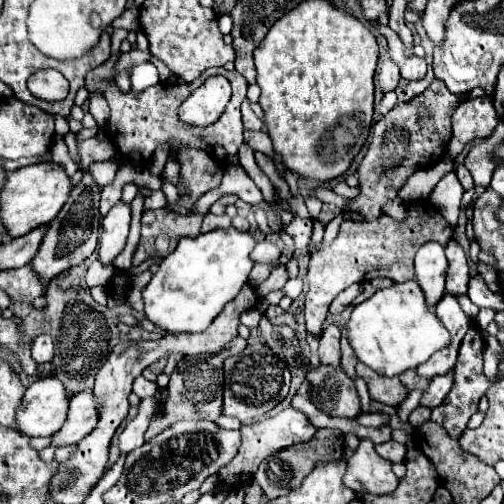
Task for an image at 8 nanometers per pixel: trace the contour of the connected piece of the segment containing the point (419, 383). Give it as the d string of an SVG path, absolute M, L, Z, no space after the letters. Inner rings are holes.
M412 368L412 370L406 370L402 376L400 376L400 380L410 388L410 390L414 390L414 388L420 388L420 390L426 390L428 386L430 386L430 380L428 378L422 378L422 376L418 376L416 374L416 370Z

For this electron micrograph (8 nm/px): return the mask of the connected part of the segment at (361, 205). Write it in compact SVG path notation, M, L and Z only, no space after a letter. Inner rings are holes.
M434 80L420 96L416 96L408 102L396 104L386 116L382 116L382 120L378 120L374 124L372 142L366 150L366 156L362 158L362 162L358 166L360 194L356 198L348 200L348 204L342 208L342 212L360 212L362 222L378 220L378 216L384 214L382 212L384 204L398 198L398 190L406 184L408 176L412 176L416 170L432 168L434 164L438 164L446 152L450 138L452 138L452 124L450 124L450 118L446 116L446 112L452 106L456 106L460 98L462 96L450 94L448 88L442 84L442 80ZM418 106L430 108L430 112L432 112L430 126L420 126L416 122Z

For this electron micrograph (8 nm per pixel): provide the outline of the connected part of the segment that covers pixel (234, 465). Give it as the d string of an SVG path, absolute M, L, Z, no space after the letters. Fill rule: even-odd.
M286 408L280 414L276 414L274 418L266 418L266 420L242 426L240 432L242 432L242 446L240 446L236 458L218 472L220 482L226 488L240 488L240 486L244 486L254 476L254 472L258 470L260 462L266 456L272 456L274 452L278 452L282 448L288 448L288 446L294 446L294 444L310 440L316 434L316 428L314 428L314 424L310 424L310 420L302 412L298 412L296 408Z

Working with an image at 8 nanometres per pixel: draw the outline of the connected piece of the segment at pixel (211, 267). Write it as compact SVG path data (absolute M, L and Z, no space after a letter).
M234 226L212 230L196 238L182 238L178 248L162 260L158 272L142 292L146 318L170 332L206 330L248 282L248 274L254 266L250 254L256 244L258 240L252 232L242 232Z

